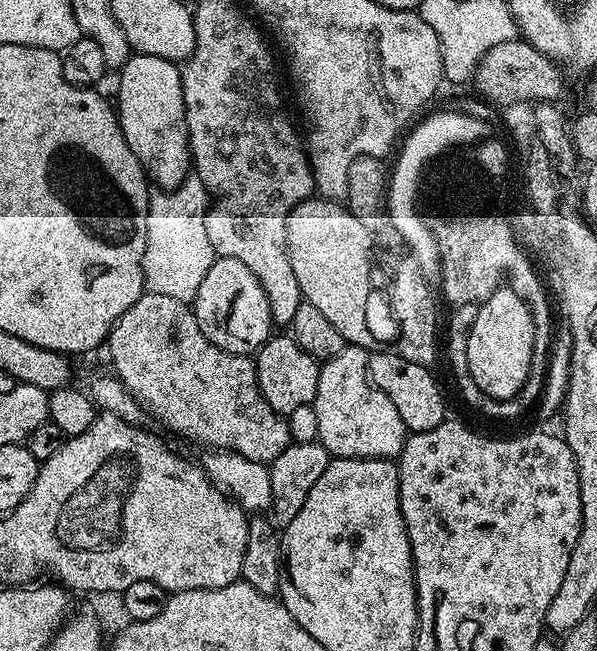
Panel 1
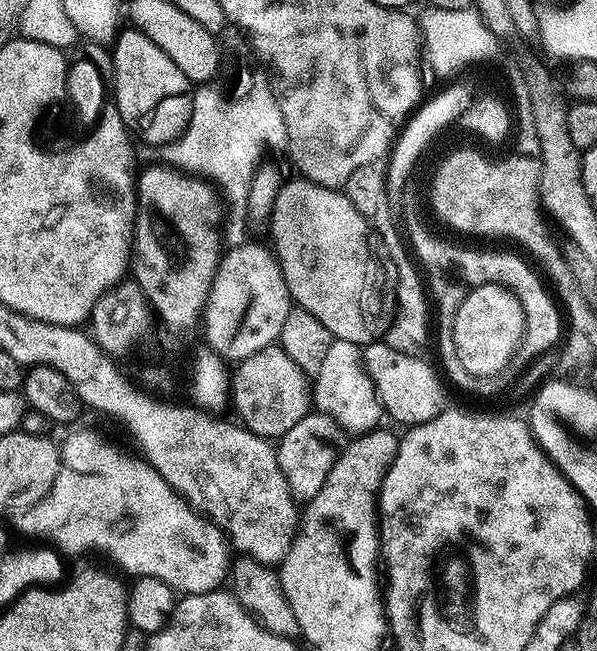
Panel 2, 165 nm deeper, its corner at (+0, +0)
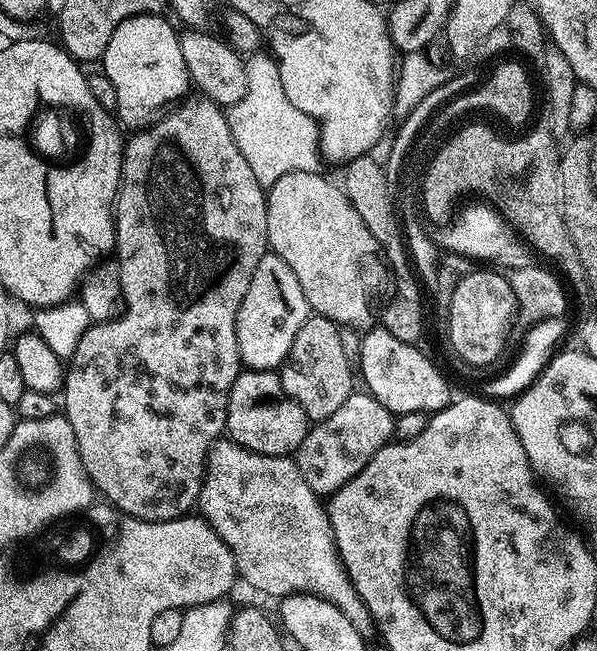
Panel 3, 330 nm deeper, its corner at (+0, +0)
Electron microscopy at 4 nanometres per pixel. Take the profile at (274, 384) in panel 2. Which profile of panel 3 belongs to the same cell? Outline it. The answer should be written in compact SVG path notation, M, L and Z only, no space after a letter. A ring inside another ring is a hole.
M241 371L228 399L226 432L235 444L267 456L292 456L302 446L309 427L310 421L302 406L284 393L275 371Z

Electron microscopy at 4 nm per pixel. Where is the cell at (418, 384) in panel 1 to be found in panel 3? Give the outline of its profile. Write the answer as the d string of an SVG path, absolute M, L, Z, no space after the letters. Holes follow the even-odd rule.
M382 326L365 331L360 337L358 376L364 379L363 387L386 410L393 414L401 412L423 412L431 414L441 412L452 403L454 393L448 389L448 380L440 373L440 368L423 352L423 347L398 342L394 334L390 334Z

